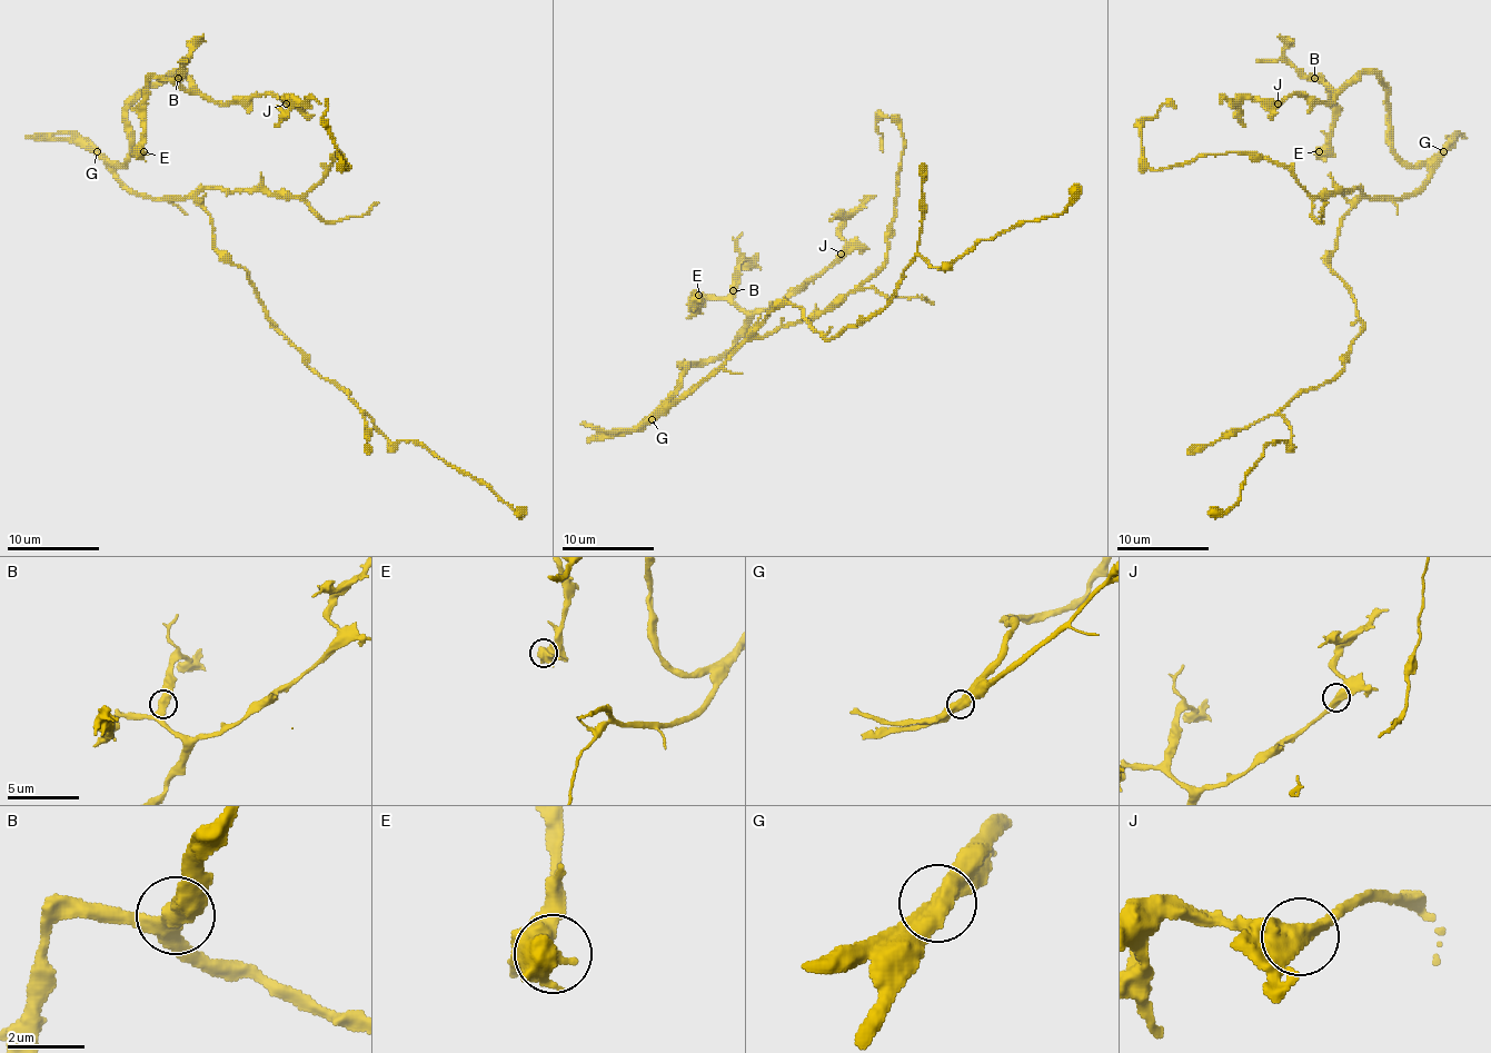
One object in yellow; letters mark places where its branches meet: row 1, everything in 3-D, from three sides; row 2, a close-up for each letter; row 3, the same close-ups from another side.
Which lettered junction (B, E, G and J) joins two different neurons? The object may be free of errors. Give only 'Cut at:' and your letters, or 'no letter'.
Cut at: G

